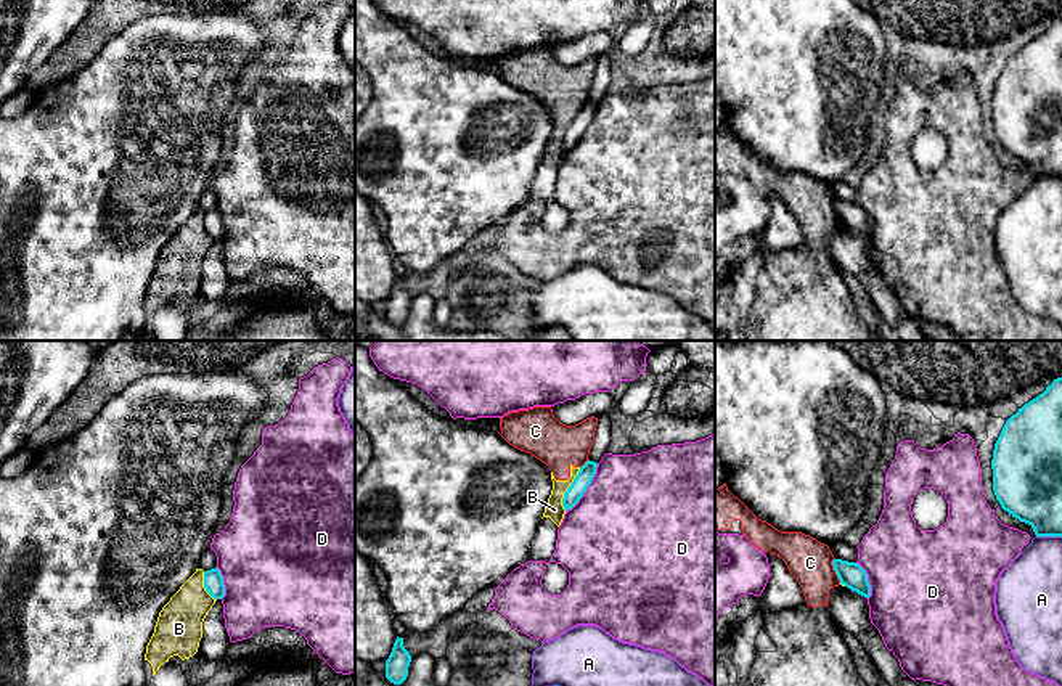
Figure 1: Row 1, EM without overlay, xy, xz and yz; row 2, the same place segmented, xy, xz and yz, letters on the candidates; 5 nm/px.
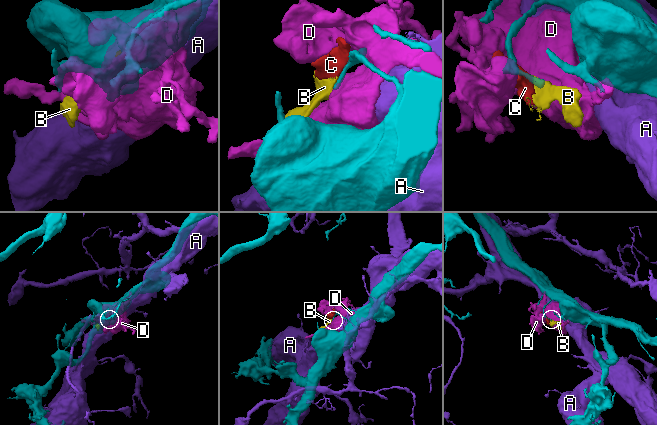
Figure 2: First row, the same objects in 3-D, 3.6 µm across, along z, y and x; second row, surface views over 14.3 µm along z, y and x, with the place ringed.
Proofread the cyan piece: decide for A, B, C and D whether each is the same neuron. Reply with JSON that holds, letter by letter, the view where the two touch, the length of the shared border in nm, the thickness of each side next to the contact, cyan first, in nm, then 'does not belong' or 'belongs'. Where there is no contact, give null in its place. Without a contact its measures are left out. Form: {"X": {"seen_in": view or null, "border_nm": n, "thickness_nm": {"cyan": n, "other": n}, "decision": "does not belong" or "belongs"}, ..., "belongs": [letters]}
{"A": {"seen_in": "yz", "border_nm": 130, "thickness_nm": {"cyan": 300, "other": 280}, "decision": "does not belong"}, "B": {"seen_in": "xz", "border_nm": 240, "thickness_nm": {"cyan": 80, "other": 90}, "decision": "does not belong"}, "C": {"seen_in": "yz", "border_nm": 130, "thickness_nm": {"cyan": 130, "other": 220}, "decision": "does not belong"}, "D": {"seen_in": "xz", "border_nm": 300, "thickness_nm": {"cyan": 80, "other": 500}, "decision": "does not belong"}, "belongs": []}

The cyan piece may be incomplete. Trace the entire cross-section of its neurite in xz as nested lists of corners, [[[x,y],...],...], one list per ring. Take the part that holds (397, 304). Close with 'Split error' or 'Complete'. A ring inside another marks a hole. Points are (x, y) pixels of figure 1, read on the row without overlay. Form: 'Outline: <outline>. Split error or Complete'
Outline: [[[397,276],[392,292],[386,300],[386,318],[394,325],[402,325],[408,316],[410,302],[411,296],[403,286],[403,278]]]. Complete

